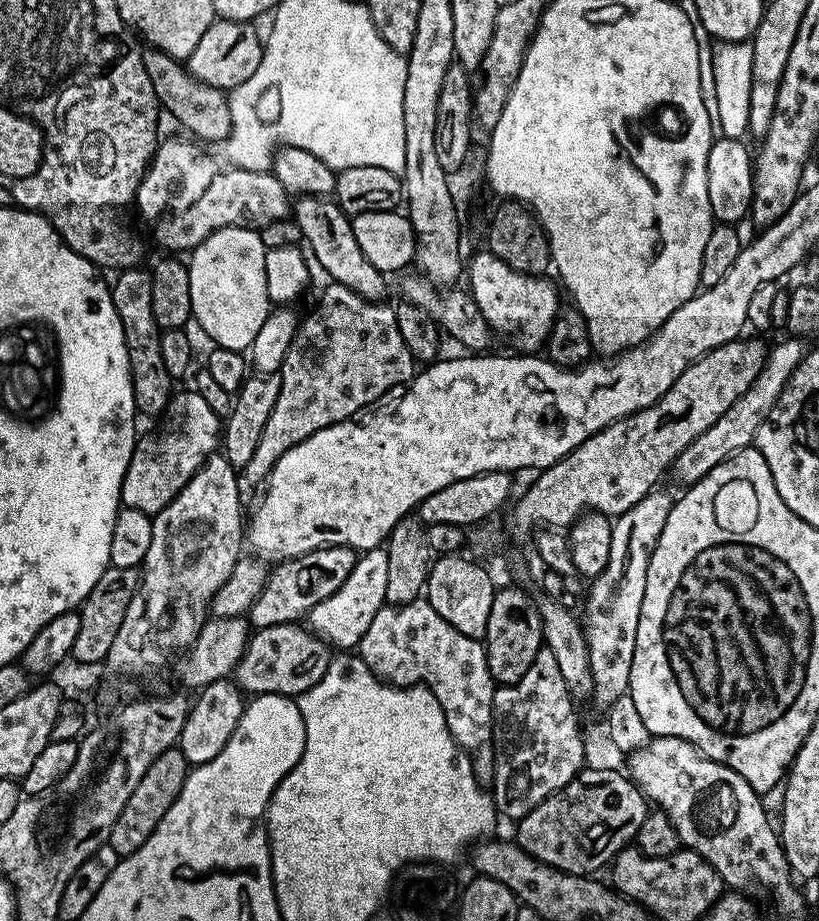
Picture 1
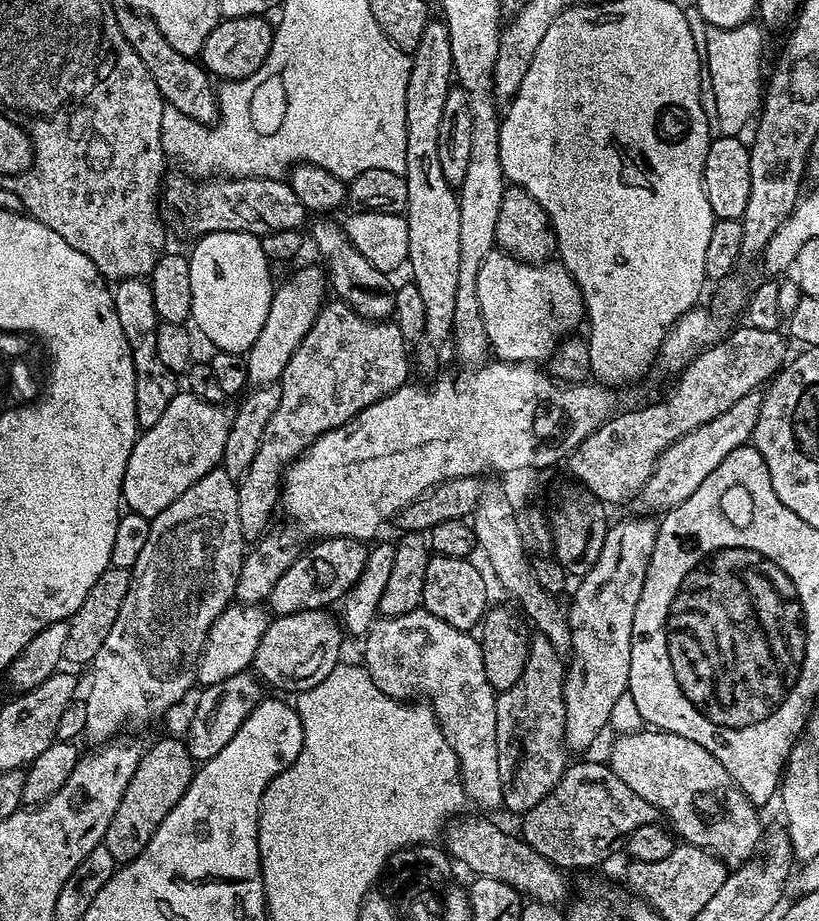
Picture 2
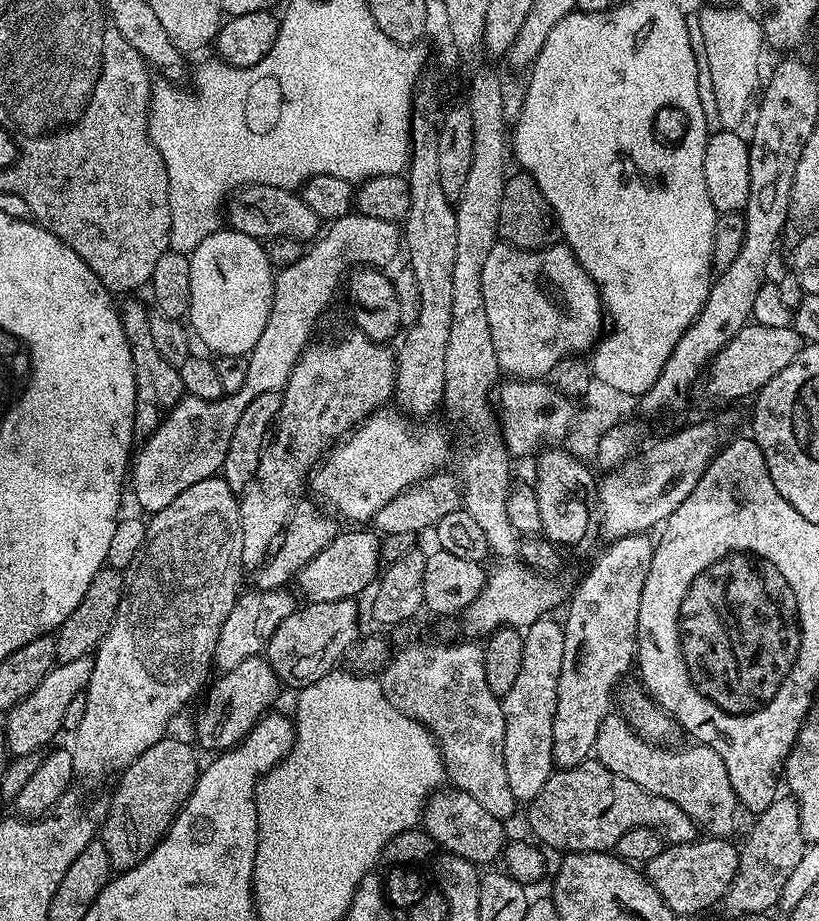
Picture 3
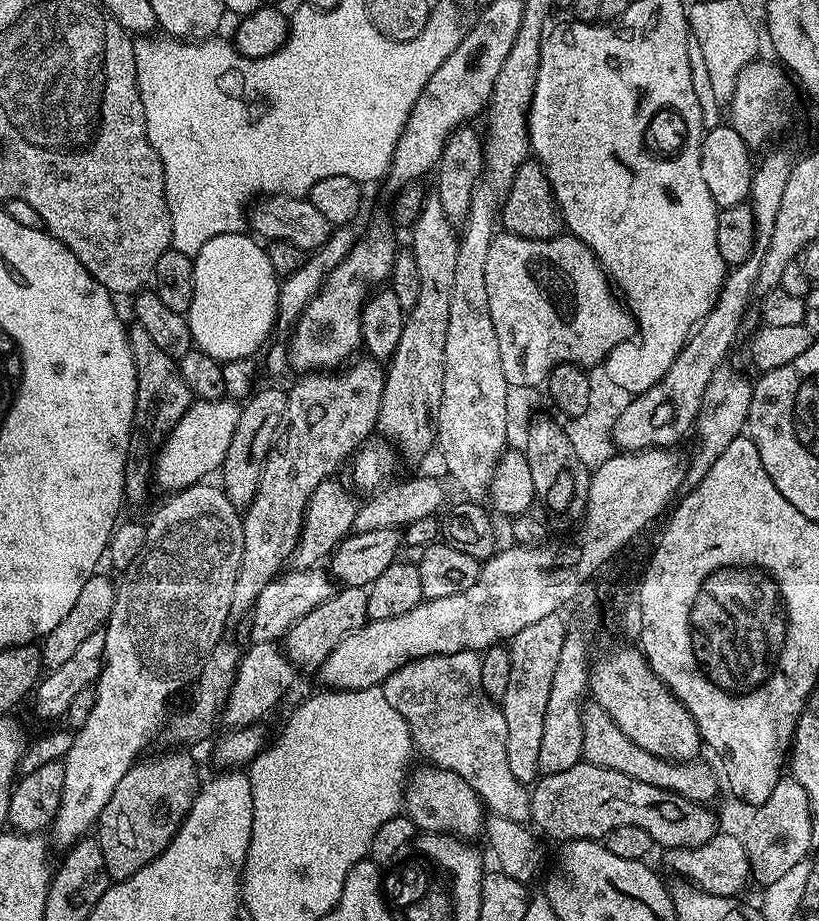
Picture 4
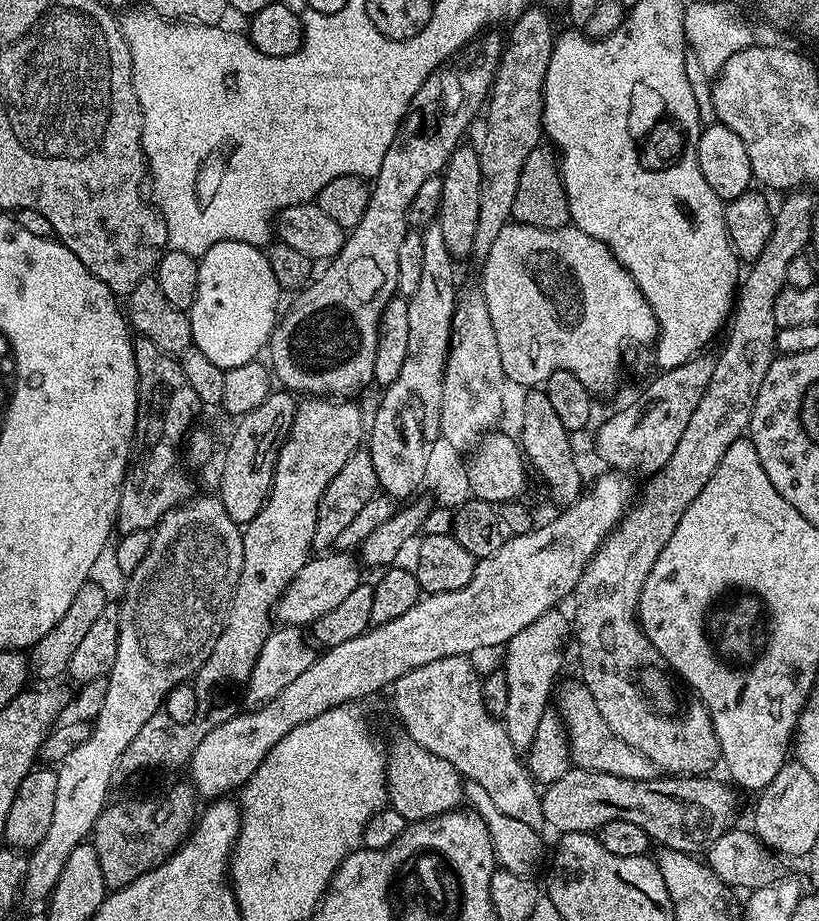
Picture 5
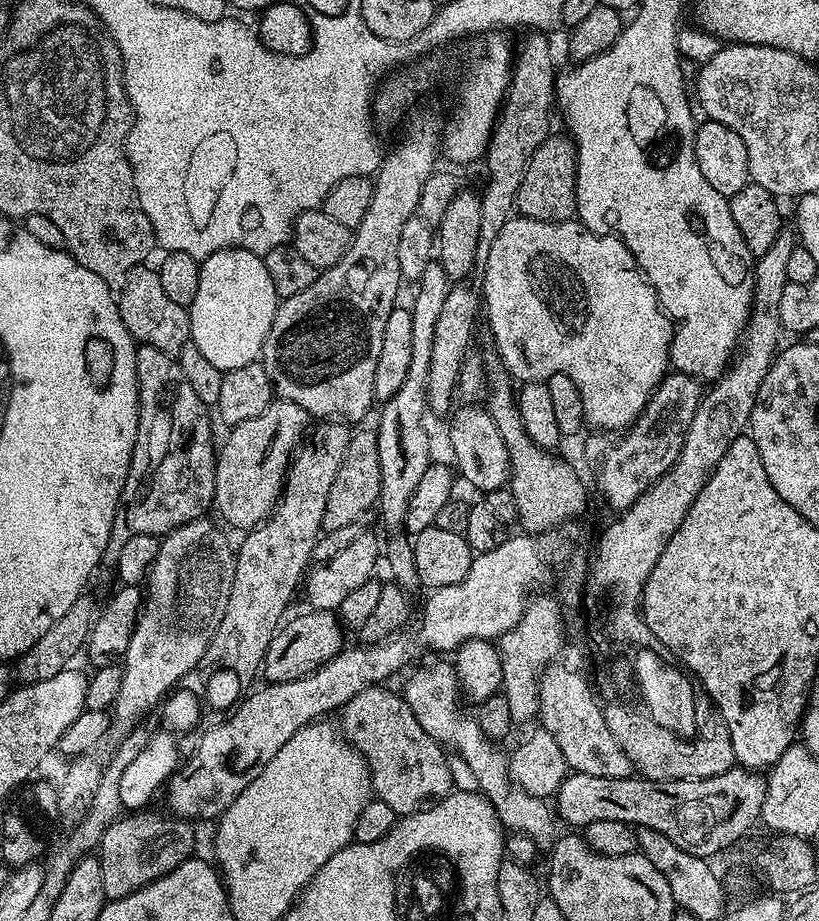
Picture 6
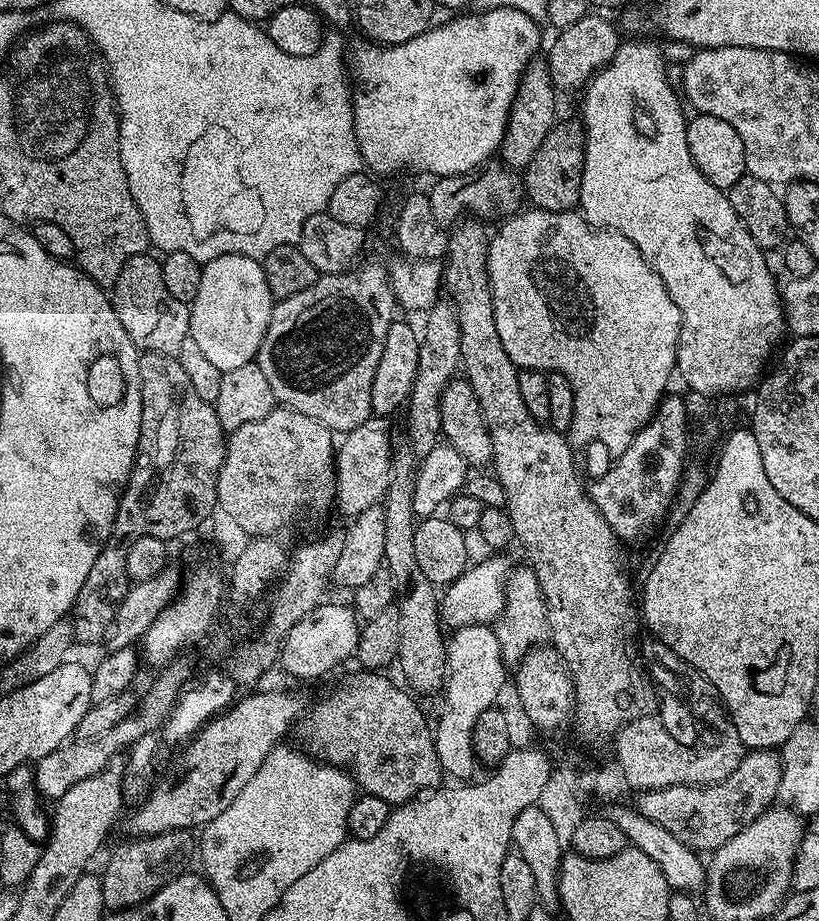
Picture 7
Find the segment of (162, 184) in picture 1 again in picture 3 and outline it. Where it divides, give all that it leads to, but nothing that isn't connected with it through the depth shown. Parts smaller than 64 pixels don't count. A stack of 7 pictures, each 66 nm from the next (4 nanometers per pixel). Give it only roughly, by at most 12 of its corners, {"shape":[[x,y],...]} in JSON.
{"shape":[[249,184],[226,204],[231,231],[311,242],[320,216],[293,189]]}

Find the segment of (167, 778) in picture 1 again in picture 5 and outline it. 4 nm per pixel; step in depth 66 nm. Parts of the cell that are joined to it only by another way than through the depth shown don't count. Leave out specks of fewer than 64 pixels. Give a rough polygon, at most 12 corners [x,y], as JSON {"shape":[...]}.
{"shape":[[191,783],[109,803],[96,819],[104,887],[154,870],[198,816]]}

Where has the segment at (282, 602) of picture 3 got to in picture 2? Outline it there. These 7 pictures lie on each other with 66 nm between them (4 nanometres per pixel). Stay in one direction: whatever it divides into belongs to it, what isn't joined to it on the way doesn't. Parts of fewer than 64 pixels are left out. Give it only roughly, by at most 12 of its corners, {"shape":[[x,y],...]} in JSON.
{"shape":[[229,604],[196,663],[201,685],[248,672],[270,616]]}

